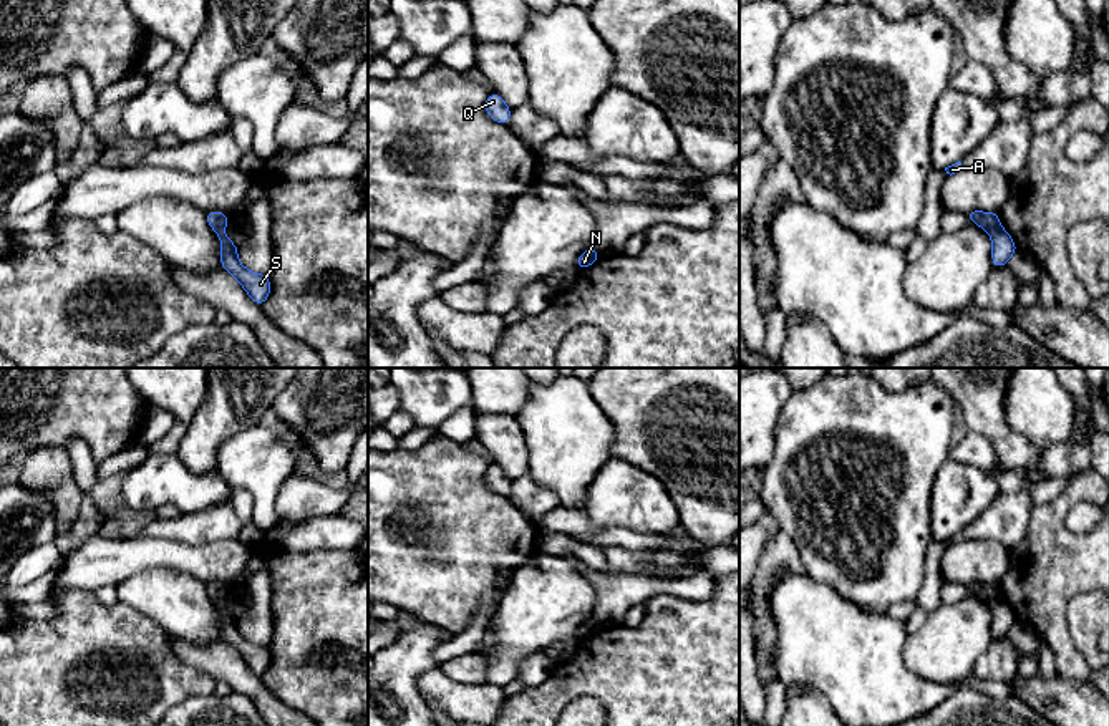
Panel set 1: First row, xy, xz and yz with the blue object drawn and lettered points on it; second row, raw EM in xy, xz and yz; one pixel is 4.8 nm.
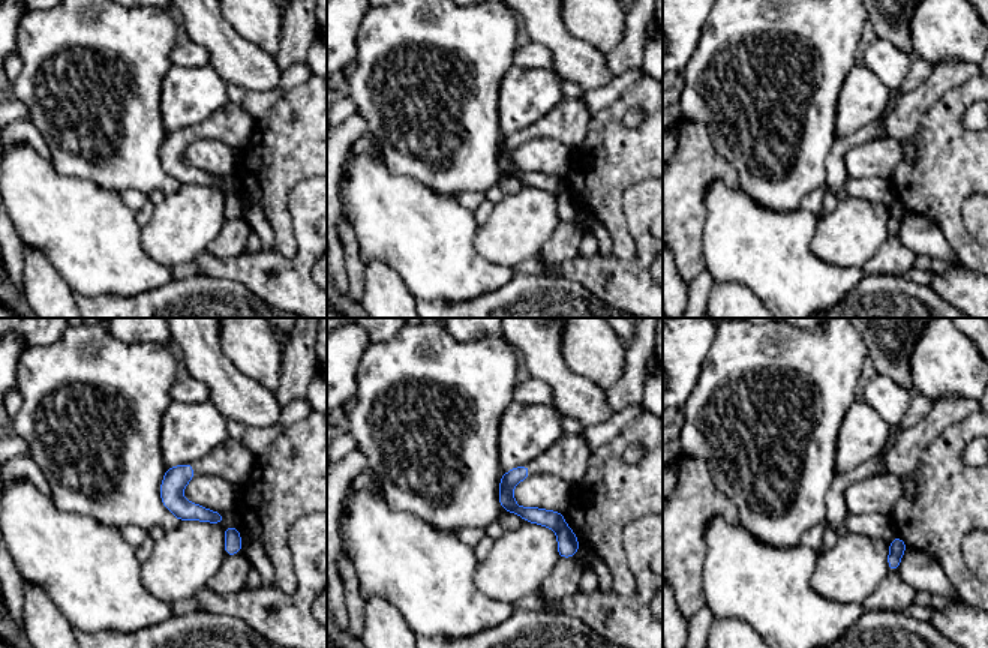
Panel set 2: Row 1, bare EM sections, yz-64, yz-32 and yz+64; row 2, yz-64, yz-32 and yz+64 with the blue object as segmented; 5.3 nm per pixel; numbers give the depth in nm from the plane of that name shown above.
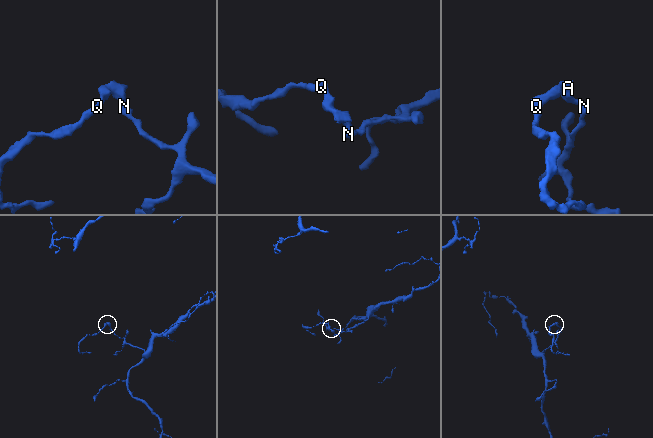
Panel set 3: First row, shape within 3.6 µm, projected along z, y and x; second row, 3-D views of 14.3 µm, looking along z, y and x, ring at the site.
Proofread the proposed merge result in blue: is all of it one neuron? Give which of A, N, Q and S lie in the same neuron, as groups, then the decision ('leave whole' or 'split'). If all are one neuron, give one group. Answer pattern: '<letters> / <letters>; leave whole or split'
A Q / N S; split

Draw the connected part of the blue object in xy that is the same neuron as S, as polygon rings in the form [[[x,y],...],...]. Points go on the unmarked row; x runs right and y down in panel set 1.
[[[224,600],[216,602],[217,610],[222,615],[220,633],[222,640],[234,646],[249,668],[262,678],[270,666],[270,651],[269,646],[254,645],[240,636],[237,628],[237,617],[225,607]]]

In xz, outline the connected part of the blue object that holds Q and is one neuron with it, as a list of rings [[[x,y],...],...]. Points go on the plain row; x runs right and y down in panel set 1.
[[[489,464],[484,479],[491,491],[501,496],[509,494],[512,481],[504,474],[504,471],[497,464]]]

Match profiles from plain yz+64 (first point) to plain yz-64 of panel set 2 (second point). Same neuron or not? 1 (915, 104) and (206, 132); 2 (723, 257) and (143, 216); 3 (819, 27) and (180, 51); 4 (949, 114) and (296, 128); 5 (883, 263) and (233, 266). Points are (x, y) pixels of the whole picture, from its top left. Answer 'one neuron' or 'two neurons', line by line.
1: one neuron
2: two neurons
3: two neurons
4: one neuron
5: two neurons

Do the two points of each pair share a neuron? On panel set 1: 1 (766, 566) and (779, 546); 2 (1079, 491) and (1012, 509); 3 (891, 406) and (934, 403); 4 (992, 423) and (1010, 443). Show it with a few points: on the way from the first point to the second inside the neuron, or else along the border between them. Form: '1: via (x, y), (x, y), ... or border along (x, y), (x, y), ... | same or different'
1: via (771, 561), (779, 551) | same
2: border along (1035, 508), (1026, 534), (1018, 544) | different
3: via (900, 406), (924, 406) | same
4: via (997, 428), (1005, 438) | same

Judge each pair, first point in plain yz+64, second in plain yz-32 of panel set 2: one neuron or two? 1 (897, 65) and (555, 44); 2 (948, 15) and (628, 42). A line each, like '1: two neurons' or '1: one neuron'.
1: two neurons
2: two neurons

